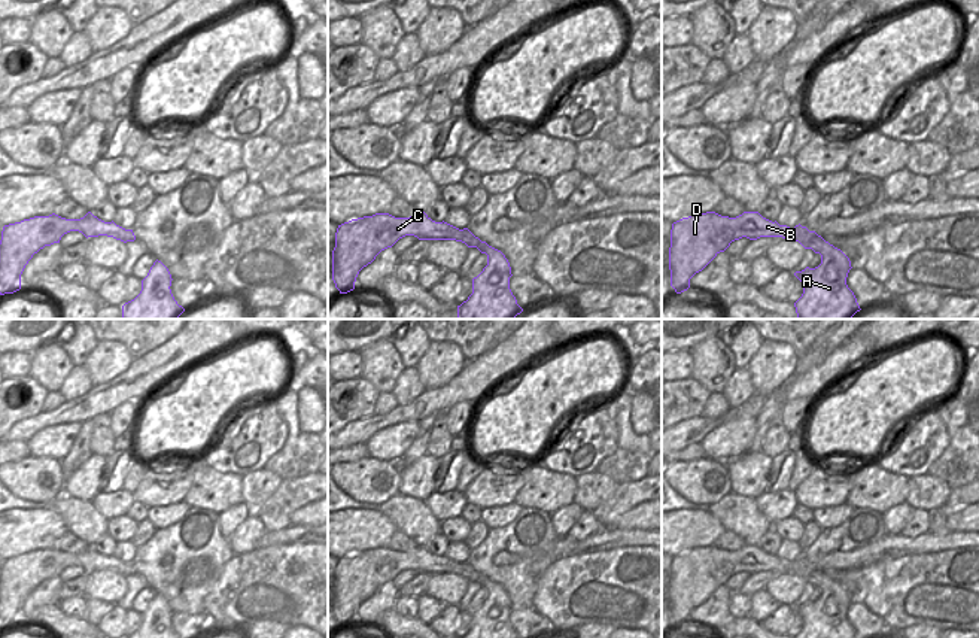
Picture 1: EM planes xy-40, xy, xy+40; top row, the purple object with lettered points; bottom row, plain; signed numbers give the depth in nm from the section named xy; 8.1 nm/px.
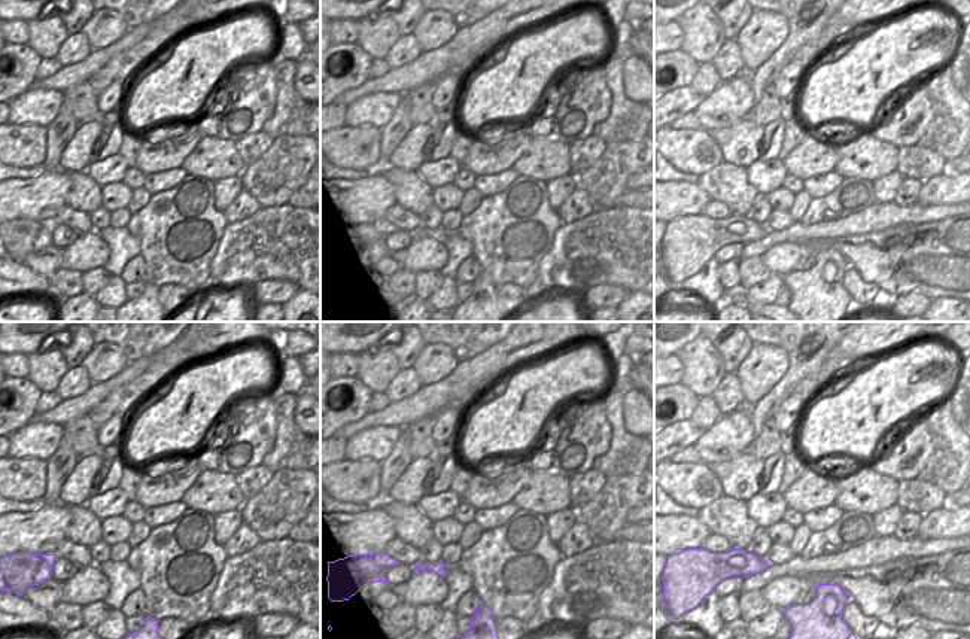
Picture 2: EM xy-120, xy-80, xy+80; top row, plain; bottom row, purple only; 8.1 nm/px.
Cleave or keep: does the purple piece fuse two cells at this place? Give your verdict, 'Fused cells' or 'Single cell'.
Fused cells

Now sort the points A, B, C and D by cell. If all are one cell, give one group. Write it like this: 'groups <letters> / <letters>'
groups A / B C D

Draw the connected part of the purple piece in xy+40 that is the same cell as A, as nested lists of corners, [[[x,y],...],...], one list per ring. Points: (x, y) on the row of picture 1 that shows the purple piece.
[[[823,237],[814,239],[812,250],[821,255],[821,264],[794,273],[803,286],[802,297],[794,303],[797,319],[851,319],[861,309],[846,285],[848,273],[852,268],[849,258]]]

